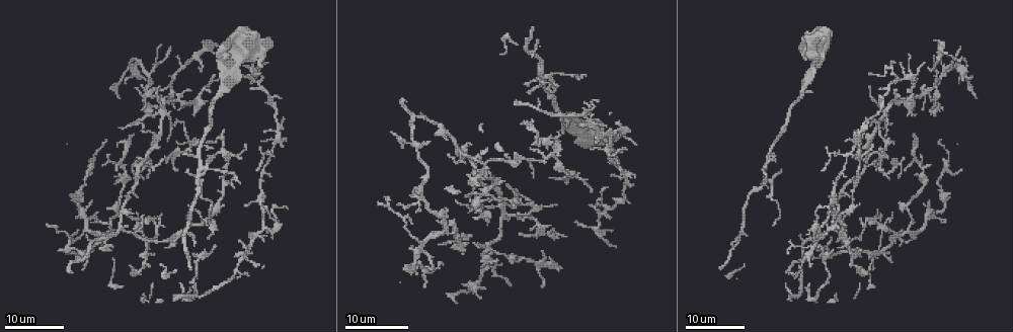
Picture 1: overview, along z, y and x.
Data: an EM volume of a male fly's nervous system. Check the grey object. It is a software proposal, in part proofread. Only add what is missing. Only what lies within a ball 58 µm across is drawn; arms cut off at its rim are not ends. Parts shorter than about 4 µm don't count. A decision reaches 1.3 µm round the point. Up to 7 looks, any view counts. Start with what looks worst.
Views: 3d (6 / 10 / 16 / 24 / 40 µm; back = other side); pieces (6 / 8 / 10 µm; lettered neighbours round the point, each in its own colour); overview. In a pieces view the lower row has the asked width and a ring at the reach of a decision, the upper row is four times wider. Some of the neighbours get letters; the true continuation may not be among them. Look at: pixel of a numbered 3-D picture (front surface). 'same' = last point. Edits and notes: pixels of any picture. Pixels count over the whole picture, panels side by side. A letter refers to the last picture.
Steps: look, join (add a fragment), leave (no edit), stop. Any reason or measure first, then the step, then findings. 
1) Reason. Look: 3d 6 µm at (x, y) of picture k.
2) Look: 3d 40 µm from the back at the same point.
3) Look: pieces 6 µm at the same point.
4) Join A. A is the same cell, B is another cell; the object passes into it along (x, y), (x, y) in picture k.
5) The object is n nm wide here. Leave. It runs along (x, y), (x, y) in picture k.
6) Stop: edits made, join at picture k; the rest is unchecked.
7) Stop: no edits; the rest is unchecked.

Tapers out. Look: 3d 16 µm at (780, 171) of picture 1.

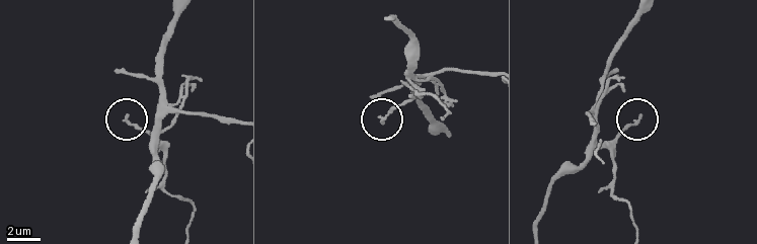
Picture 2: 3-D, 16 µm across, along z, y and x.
Look: pieces 10 µm at (127, 117) of picture 2.

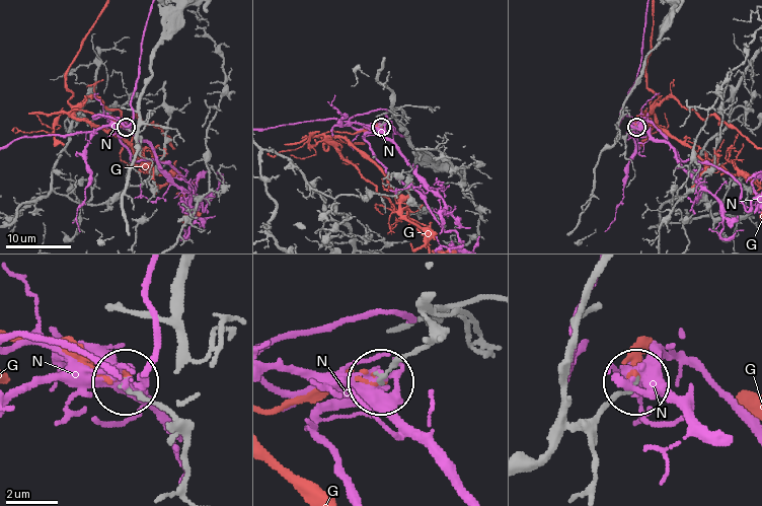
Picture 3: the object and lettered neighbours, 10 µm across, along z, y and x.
Leave. G and N are other cells; no lettered fragment goes on from it.

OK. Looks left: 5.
Look: 3d 16 µm at (427, 140) of picture 1.

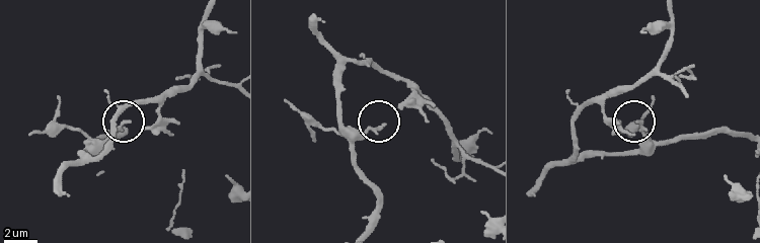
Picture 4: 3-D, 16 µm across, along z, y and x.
Look: pieces 6 µm at (638, 123) of picture 4.

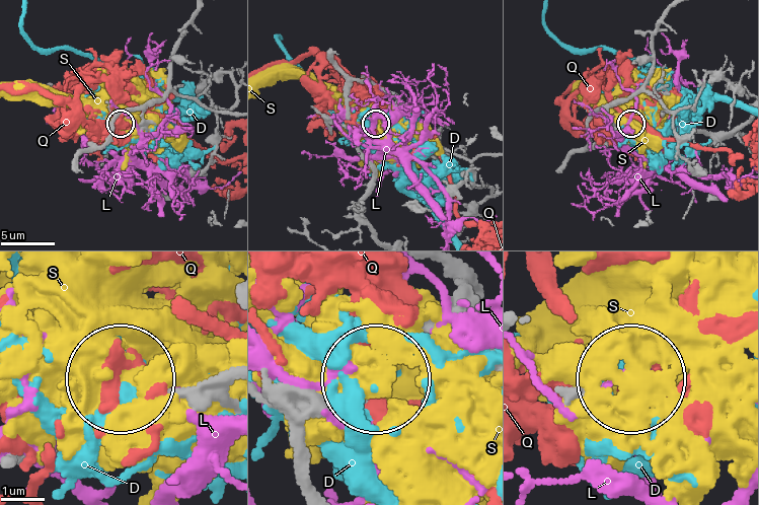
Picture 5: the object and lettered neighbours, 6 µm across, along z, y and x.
Leave. D, L, Q and S are other cells; no lettered fragment goes on from it.

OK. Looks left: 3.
End of a long branch. Look: 3d 16 µm at (915, 134) of picture 1.

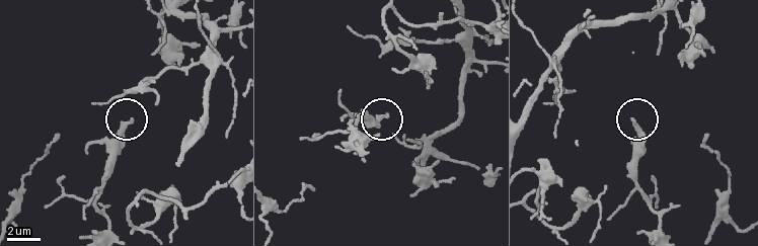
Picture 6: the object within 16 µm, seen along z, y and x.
What lies round it. Look: pieces 10 µm at (130, 123) of picture 6.

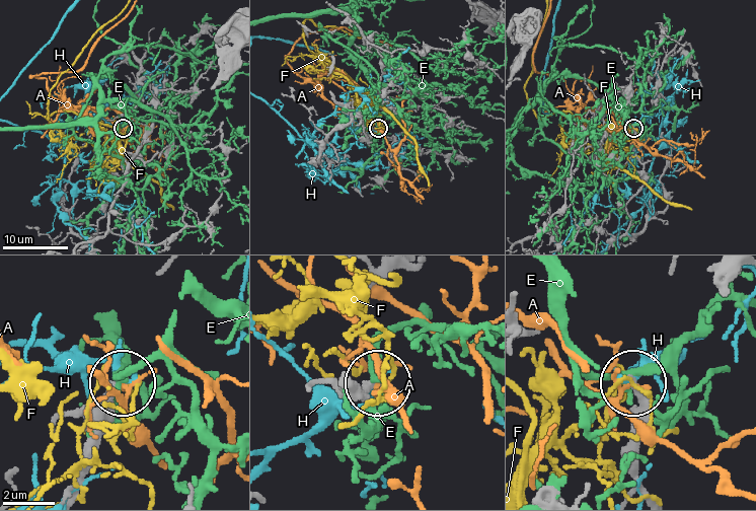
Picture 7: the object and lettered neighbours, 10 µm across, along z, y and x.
The object is 260 nm wide here. Leave. A, E, F and H are other cells; it runs along (650, 494), (636, 467), (636, 385) in picture 7; no lettered fragment goes on from it.

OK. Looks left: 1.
Stop: no edits; the rest is unchecked.

